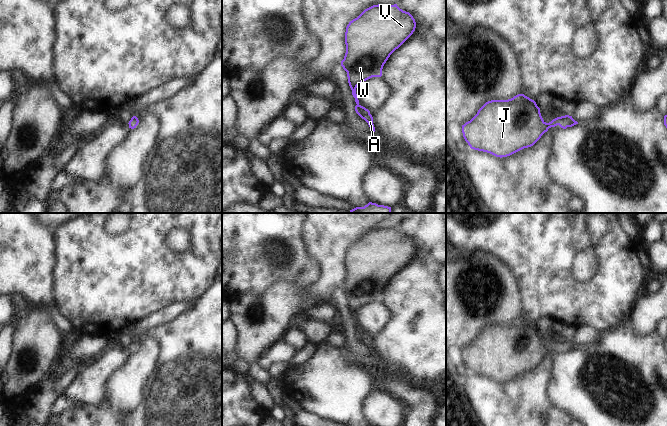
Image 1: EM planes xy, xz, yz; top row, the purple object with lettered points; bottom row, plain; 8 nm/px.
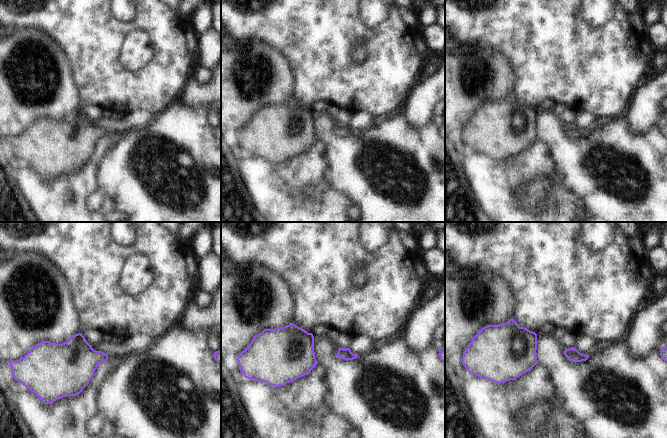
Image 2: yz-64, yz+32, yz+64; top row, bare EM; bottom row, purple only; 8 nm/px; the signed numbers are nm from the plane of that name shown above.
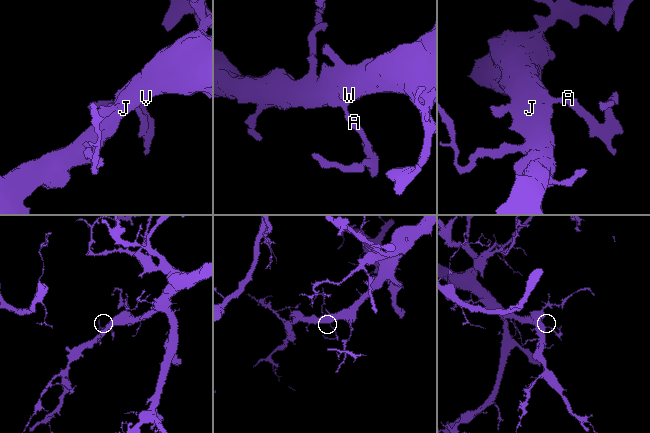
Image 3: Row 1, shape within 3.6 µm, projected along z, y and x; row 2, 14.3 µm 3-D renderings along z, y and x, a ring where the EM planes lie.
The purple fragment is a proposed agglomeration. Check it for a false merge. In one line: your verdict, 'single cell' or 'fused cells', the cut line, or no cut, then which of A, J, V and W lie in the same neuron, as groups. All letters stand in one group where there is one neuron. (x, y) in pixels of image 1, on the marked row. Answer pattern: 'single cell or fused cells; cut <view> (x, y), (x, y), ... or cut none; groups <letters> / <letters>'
single cell; cut none; groups A J V W

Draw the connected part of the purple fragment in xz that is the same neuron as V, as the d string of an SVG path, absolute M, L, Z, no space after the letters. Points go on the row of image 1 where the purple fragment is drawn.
M397 4L373 5L365 9L357 18L349 22L345 32L346 53L341 66L347 72L348 83L355 98L356 113L364 119L375 132L373 117L370 111L359 104L356 88L362 82L381 77L382 69L390 55L398 49L415 31L416 22L413 16L400 9Z

